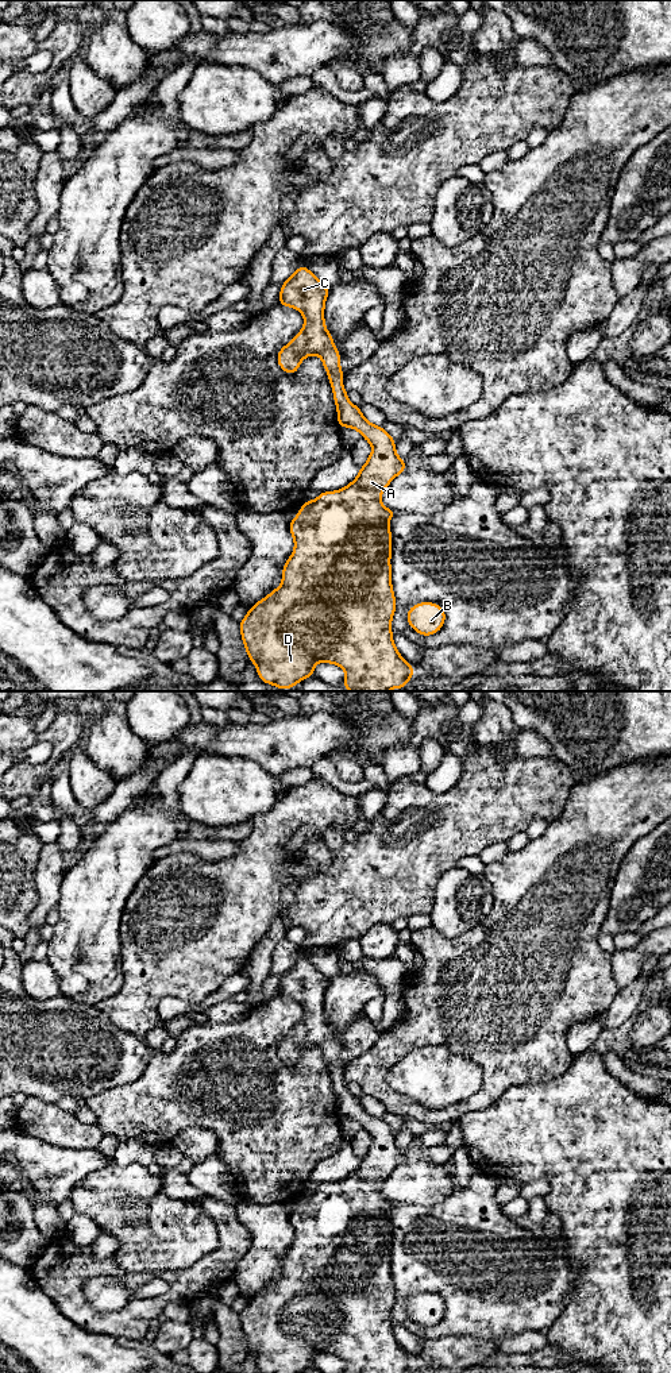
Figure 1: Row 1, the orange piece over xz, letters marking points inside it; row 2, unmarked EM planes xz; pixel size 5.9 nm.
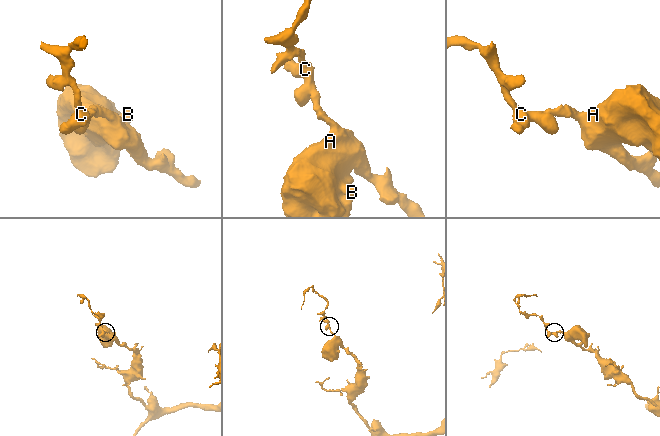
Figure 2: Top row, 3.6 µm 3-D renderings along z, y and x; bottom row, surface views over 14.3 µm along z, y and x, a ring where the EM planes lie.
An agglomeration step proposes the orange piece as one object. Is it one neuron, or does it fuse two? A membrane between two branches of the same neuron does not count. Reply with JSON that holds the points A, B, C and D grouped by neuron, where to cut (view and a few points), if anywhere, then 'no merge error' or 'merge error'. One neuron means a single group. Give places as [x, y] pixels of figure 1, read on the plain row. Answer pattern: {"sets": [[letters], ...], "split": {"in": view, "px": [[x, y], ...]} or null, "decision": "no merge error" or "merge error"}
{"sets": [["A", "B", "C", "D"]], "split": null, "decision": "no merge error"}

